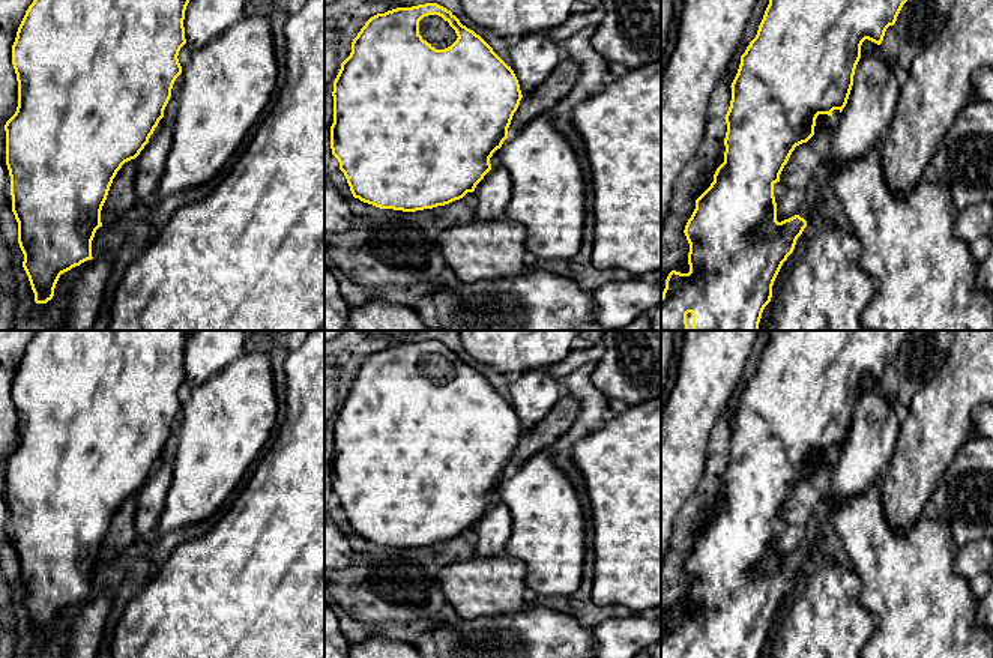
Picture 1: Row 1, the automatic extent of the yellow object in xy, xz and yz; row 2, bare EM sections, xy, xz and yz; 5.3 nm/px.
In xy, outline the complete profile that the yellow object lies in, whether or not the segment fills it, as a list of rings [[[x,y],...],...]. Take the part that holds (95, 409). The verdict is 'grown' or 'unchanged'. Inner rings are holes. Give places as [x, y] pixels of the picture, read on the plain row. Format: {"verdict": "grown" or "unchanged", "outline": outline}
{"verdict": "unchanged", "outline": [[[38,331],[26,347],[12,382],[12,401],[18,418],[18,443],[6,458],[6,502],[11,512],[12,548],[18,559],[18,580],[24,590],[23,604],[29,613],[36,640],[47,640],[54,632],[62,610],[92,596],[92,577],[101,559],[101,547],[113,515],[122,502],[135,496],[164,454],[176,415],[182,410],[179,388],[186,380],[185,347],[194,331]]]}

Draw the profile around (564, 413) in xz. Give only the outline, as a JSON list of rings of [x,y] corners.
[[[563,392],[545,418],[521,434],[508,464],[508,473],[518,469],[535,454],[550,448],[574,424],[578,412],[580,401]]]

